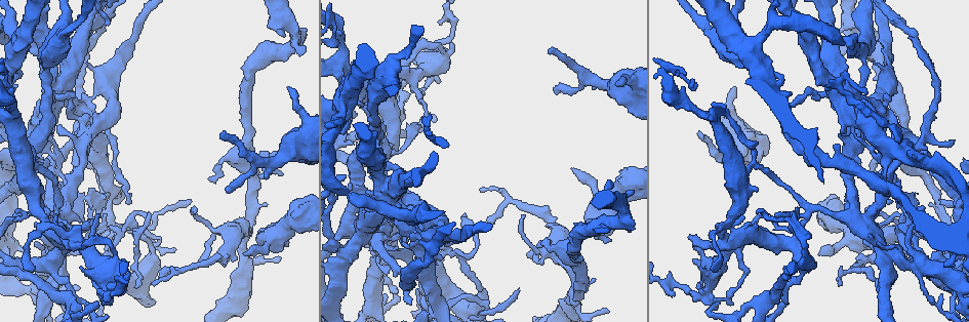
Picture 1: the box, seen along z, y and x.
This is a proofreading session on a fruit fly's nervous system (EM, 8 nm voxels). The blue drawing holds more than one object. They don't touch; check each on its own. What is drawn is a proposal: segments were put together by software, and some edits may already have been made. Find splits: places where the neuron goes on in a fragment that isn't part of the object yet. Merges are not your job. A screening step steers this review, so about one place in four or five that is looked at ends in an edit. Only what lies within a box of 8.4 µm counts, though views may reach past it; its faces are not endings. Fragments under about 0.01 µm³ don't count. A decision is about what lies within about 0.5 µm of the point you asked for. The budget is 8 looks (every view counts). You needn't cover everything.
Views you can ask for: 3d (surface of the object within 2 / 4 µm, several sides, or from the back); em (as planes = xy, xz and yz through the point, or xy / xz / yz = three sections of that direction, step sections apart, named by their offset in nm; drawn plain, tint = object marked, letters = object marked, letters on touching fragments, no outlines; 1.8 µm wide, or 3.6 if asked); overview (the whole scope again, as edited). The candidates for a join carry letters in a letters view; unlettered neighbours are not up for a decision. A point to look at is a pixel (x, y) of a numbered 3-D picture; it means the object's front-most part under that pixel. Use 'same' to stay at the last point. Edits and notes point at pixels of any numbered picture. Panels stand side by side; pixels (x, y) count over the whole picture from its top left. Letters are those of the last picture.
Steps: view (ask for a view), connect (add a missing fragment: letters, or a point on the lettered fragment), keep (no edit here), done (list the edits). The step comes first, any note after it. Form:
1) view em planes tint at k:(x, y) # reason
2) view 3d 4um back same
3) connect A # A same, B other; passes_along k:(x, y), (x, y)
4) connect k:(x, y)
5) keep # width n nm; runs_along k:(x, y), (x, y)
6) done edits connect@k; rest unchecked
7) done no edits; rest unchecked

view em planes tint at 1:(290, 87) # free end

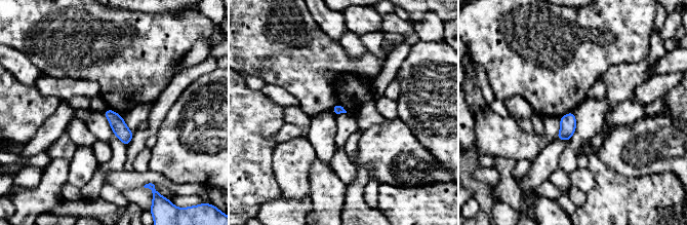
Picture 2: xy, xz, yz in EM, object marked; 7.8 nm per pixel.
view em planes letters same

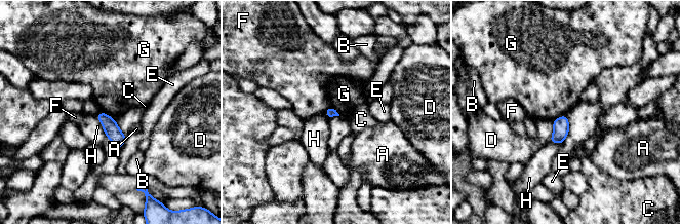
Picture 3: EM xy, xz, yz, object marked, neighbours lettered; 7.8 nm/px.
keep # longest_contact H 190 nm; A other, B other, C other, D other, E other, F other, G other, H other; border 3:(565, 114), (553, 120); none of them fits

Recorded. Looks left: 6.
view 3d 2um at 1:(709, 272)

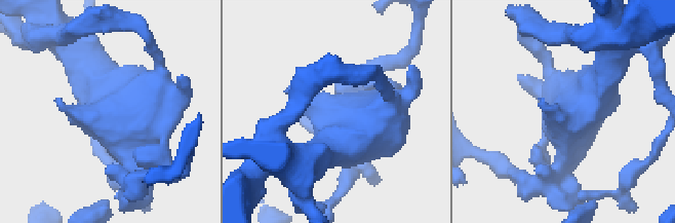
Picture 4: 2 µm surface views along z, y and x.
view em planes letters at 4:(142, 117)

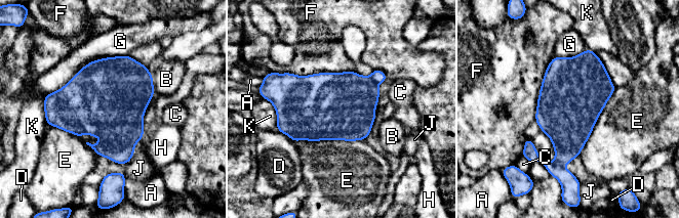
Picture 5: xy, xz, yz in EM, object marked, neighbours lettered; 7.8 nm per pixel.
keep # width 550 nm; A other, B other, C other, D other, E other, F other, G other, H other, J other, K other; border 5:(364, 139), (293, 141); no lettered fragment goes on from it

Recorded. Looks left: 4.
view em planes letters at 1:(418, 126) # tapers out

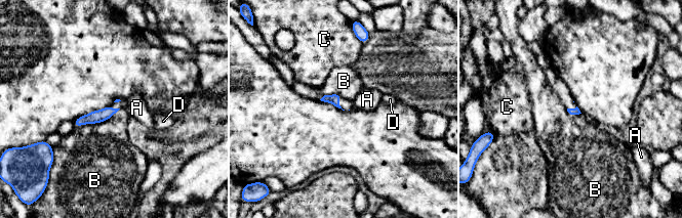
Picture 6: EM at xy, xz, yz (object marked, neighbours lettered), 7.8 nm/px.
keep # A other, B other, C other, D other; no lettered fragment goes on from it

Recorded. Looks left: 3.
done no edits; rest unchecked

